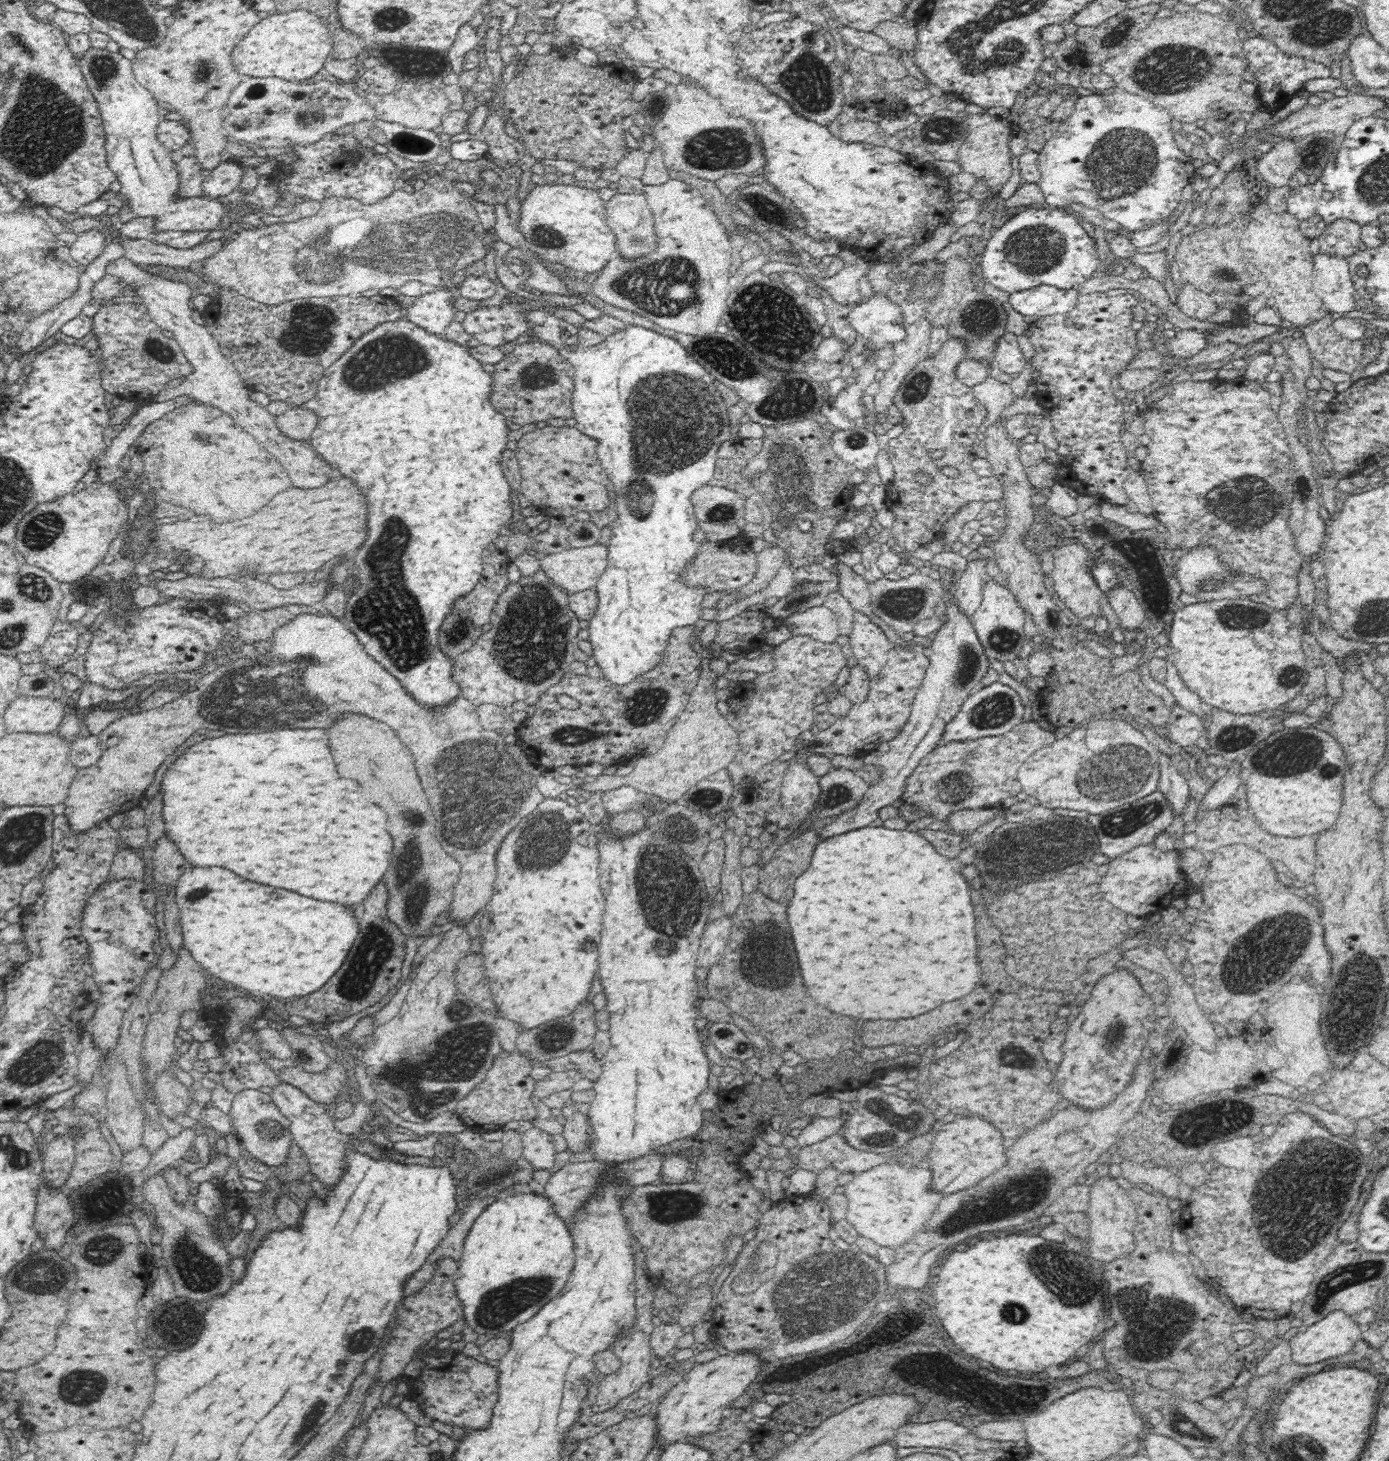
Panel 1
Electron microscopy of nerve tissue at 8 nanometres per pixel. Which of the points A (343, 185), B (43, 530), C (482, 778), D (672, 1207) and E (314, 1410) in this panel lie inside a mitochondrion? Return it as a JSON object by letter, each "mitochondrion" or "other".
{"A":"other","B":"mitochondrion","C":"mitochondrion","D":"mitochondrion","E":"mitochondrion"}

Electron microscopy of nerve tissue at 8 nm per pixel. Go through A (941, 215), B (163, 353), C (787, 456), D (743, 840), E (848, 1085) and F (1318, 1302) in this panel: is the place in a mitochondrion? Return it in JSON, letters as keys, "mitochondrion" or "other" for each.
{"A":"other","B":"mitochondrion","C":"mitochondrion","D":"other","E":"other","F":"mitochondrion"}

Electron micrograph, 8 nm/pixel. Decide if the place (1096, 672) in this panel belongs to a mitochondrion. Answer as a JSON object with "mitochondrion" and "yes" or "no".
{"mitochondrion":"no"}

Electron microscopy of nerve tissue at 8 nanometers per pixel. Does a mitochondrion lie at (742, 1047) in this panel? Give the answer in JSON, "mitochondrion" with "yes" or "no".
{"mitochondrion":"no"}

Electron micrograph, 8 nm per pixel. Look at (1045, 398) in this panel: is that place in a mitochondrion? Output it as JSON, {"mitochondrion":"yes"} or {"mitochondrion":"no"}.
{"mitochondrion":"no"}

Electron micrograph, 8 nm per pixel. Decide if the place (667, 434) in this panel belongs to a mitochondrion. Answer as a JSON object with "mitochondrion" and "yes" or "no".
{"mitochondrion":"yes"}

